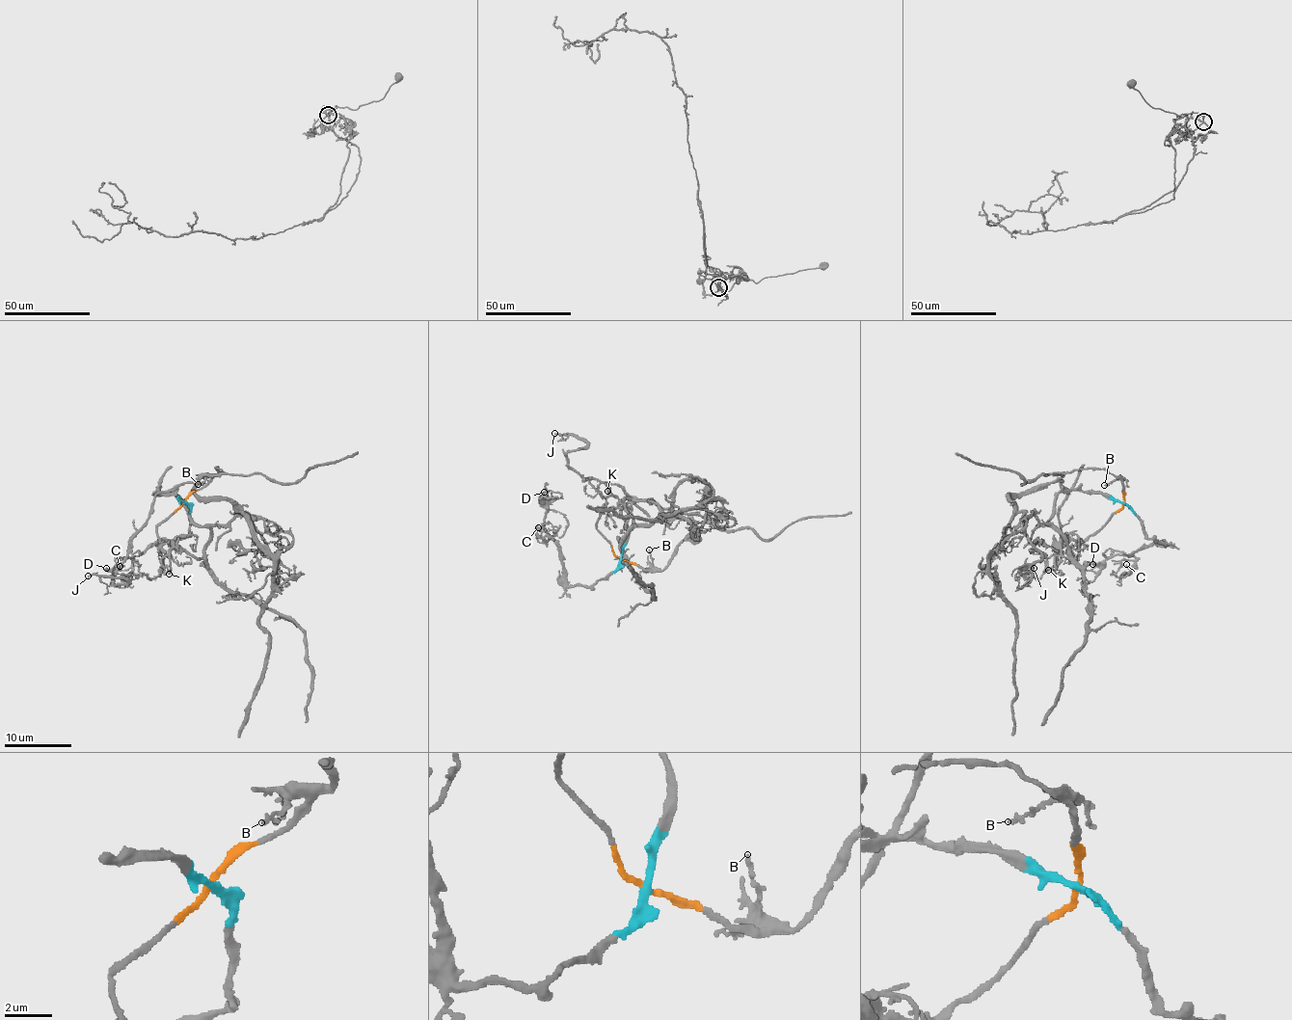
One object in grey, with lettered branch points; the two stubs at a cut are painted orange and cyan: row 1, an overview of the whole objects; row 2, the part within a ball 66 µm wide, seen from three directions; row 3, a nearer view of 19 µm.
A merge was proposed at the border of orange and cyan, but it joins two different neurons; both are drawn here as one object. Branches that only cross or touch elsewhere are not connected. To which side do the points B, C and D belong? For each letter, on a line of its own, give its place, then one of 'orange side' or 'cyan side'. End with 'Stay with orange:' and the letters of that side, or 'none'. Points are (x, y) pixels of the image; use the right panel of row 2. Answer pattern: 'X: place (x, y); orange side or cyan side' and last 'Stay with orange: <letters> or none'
B: place (1104, 485); orange side
C: place (1126, 564); cyan side
D: place (1092, 564); cyan side
Stay with orange: B

